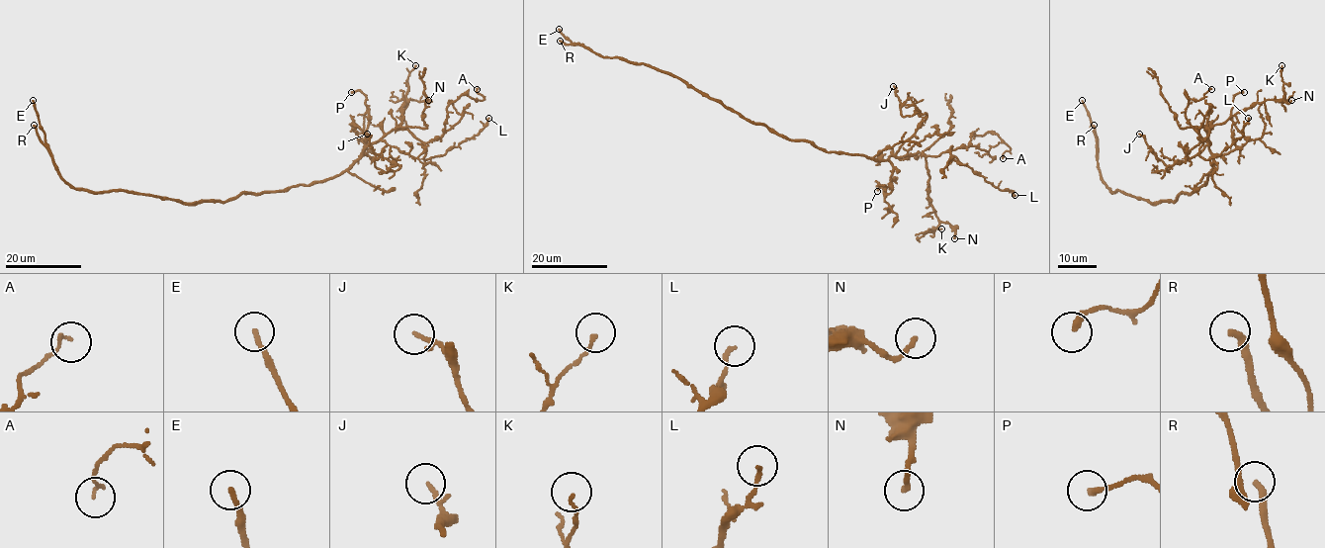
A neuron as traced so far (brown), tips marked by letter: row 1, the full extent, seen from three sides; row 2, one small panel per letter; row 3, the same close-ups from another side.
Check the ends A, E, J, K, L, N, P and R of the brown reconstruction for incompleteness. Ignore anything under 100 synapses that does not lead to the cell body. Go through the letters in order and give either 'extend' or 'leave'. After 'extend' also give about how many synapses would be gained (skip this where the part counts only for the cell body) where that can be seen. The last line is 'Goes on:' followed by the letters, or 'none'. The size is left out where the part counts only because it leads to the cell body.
A: leave
E: extend; about 100 synapses
J: leave
K: leave
L: leave
N: leave
P: leave
R: extend
Goes on: E, R

